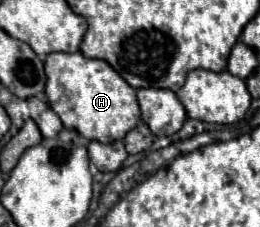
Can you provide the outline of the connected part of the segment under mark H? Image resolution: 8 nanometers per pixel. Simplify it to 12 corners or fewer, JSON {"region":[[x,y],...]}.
{"region":[[46,57],[46,97],[88,141],[124,139],[136,89],[106,61]]}

